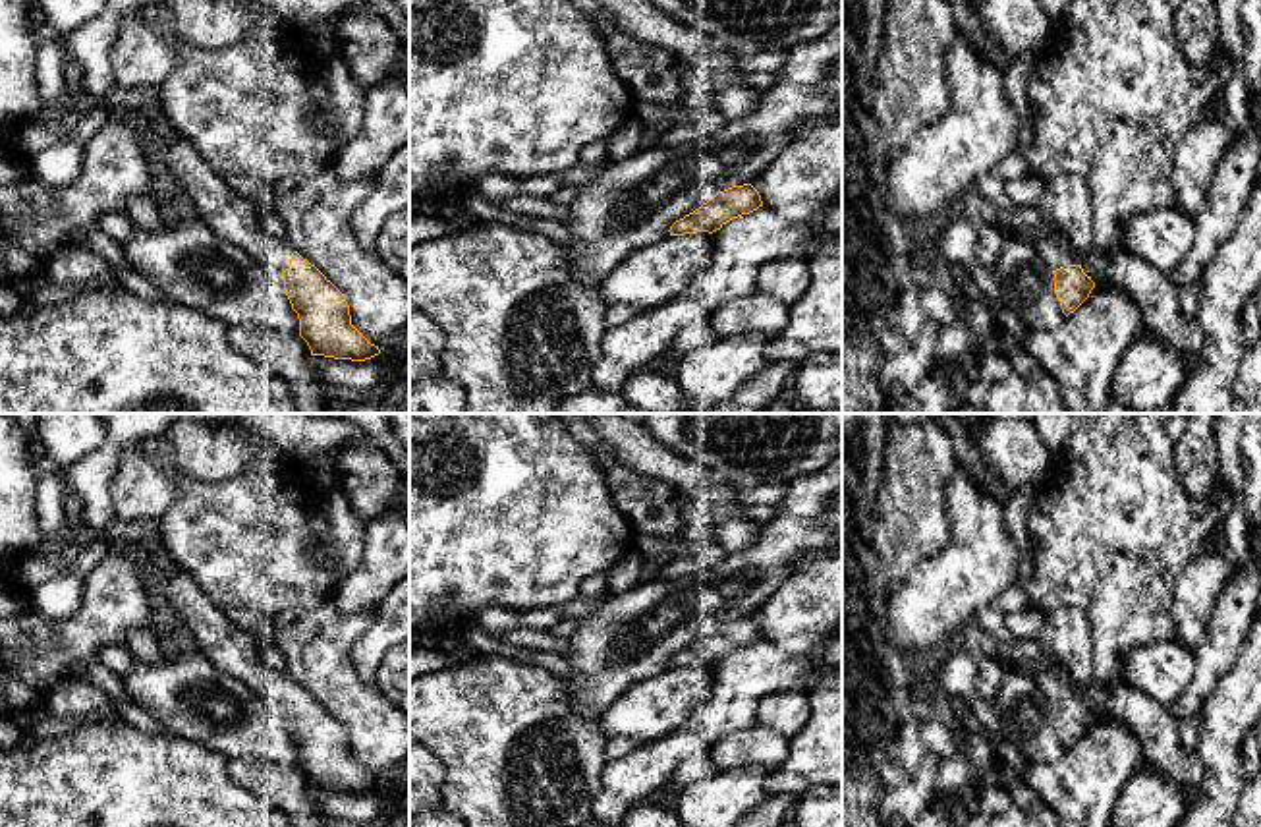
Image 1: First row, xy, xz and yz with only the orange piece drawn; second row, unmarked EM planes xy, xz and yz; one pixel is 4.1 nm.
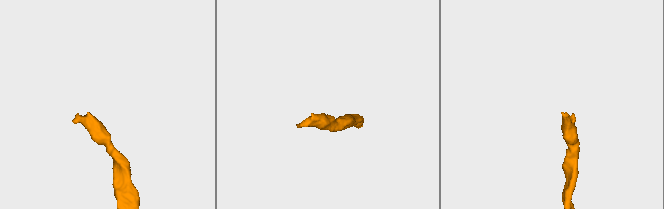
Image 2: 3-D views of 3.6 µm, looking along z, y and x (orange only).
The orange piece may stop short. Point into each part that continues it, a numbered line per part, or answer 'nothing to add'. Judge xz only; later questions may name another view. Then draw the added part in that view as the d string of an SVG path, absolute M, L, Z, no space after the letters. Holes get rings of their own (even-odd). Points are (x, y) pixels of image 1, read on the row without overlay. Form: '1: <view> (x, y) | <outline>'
nothing to add

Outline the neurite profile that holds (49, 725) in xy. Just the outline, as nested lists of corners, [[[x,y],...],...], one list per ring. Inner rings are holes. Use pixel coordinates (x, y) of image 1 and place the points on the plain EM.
[[[77,715],[77,717],[44,717],[35,725],[37,738],[62,734],[64,730],[75,728],[81,723],[98,721],[95,715]]]

